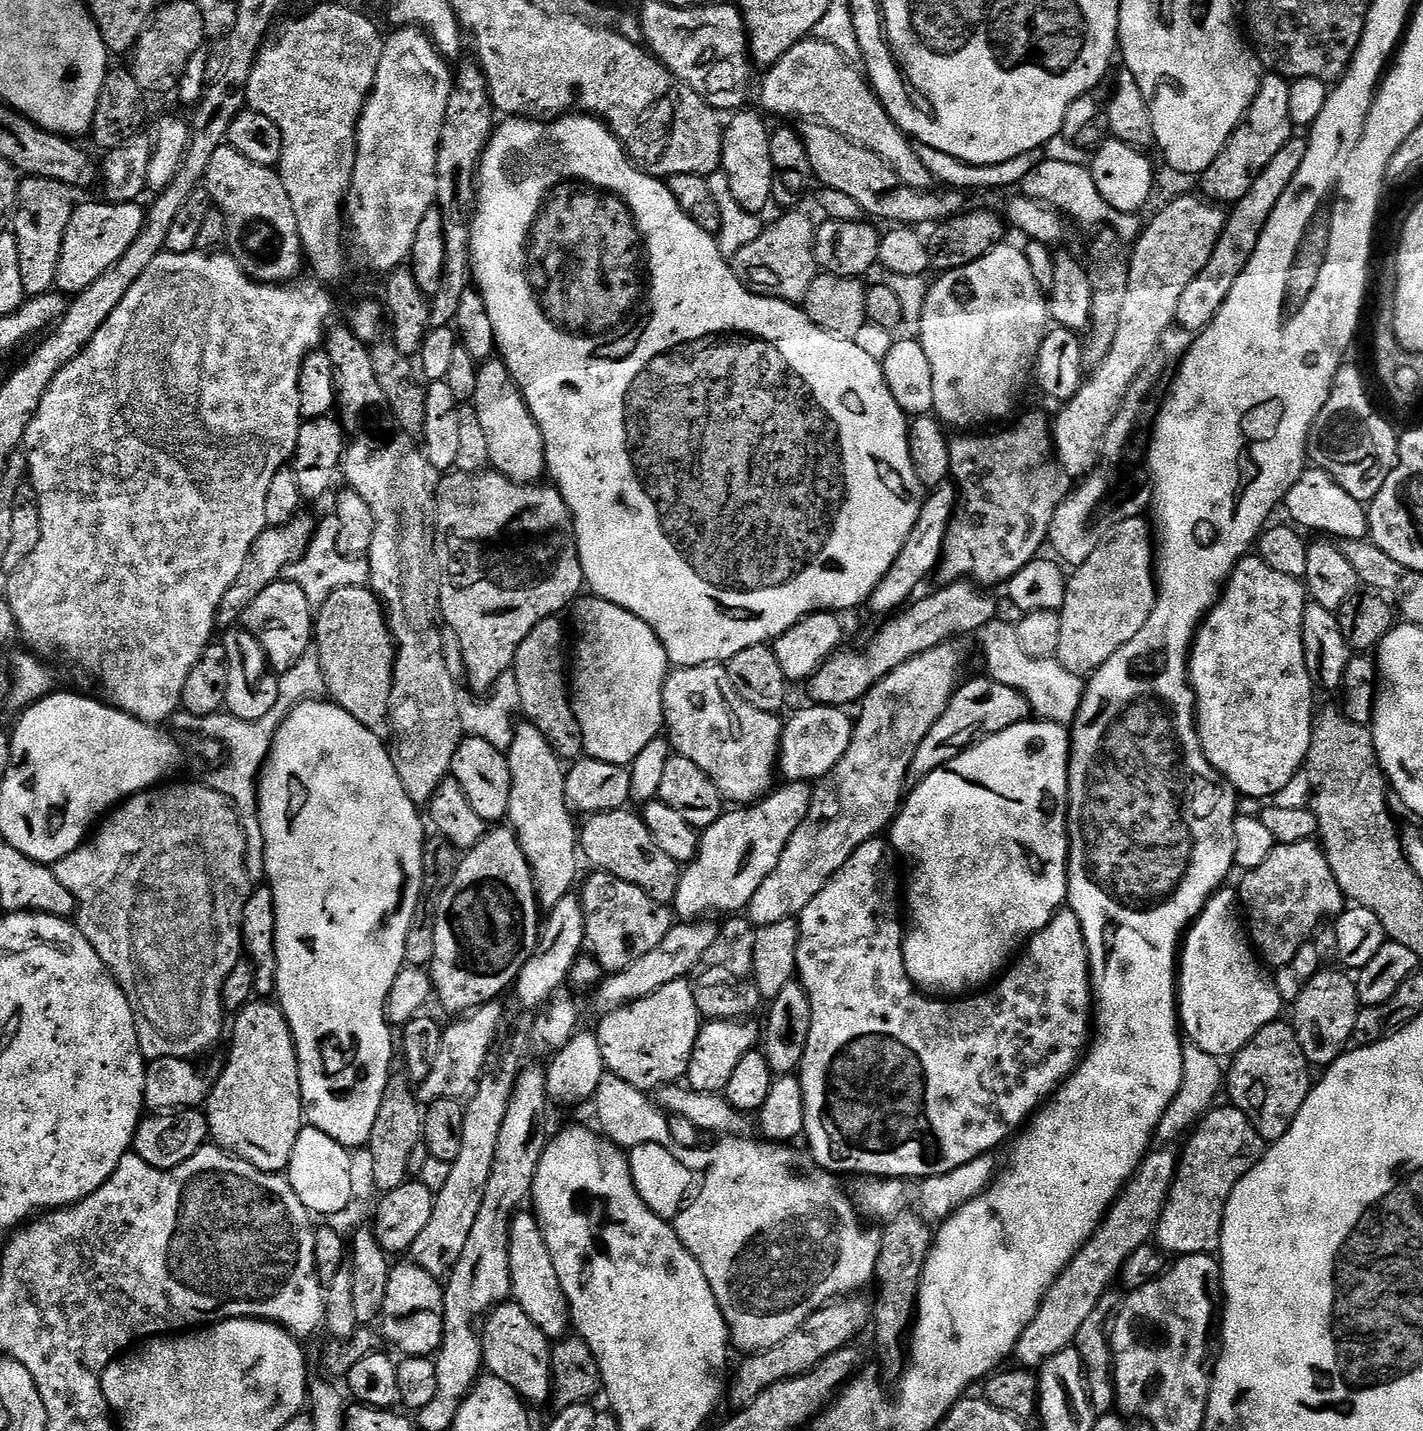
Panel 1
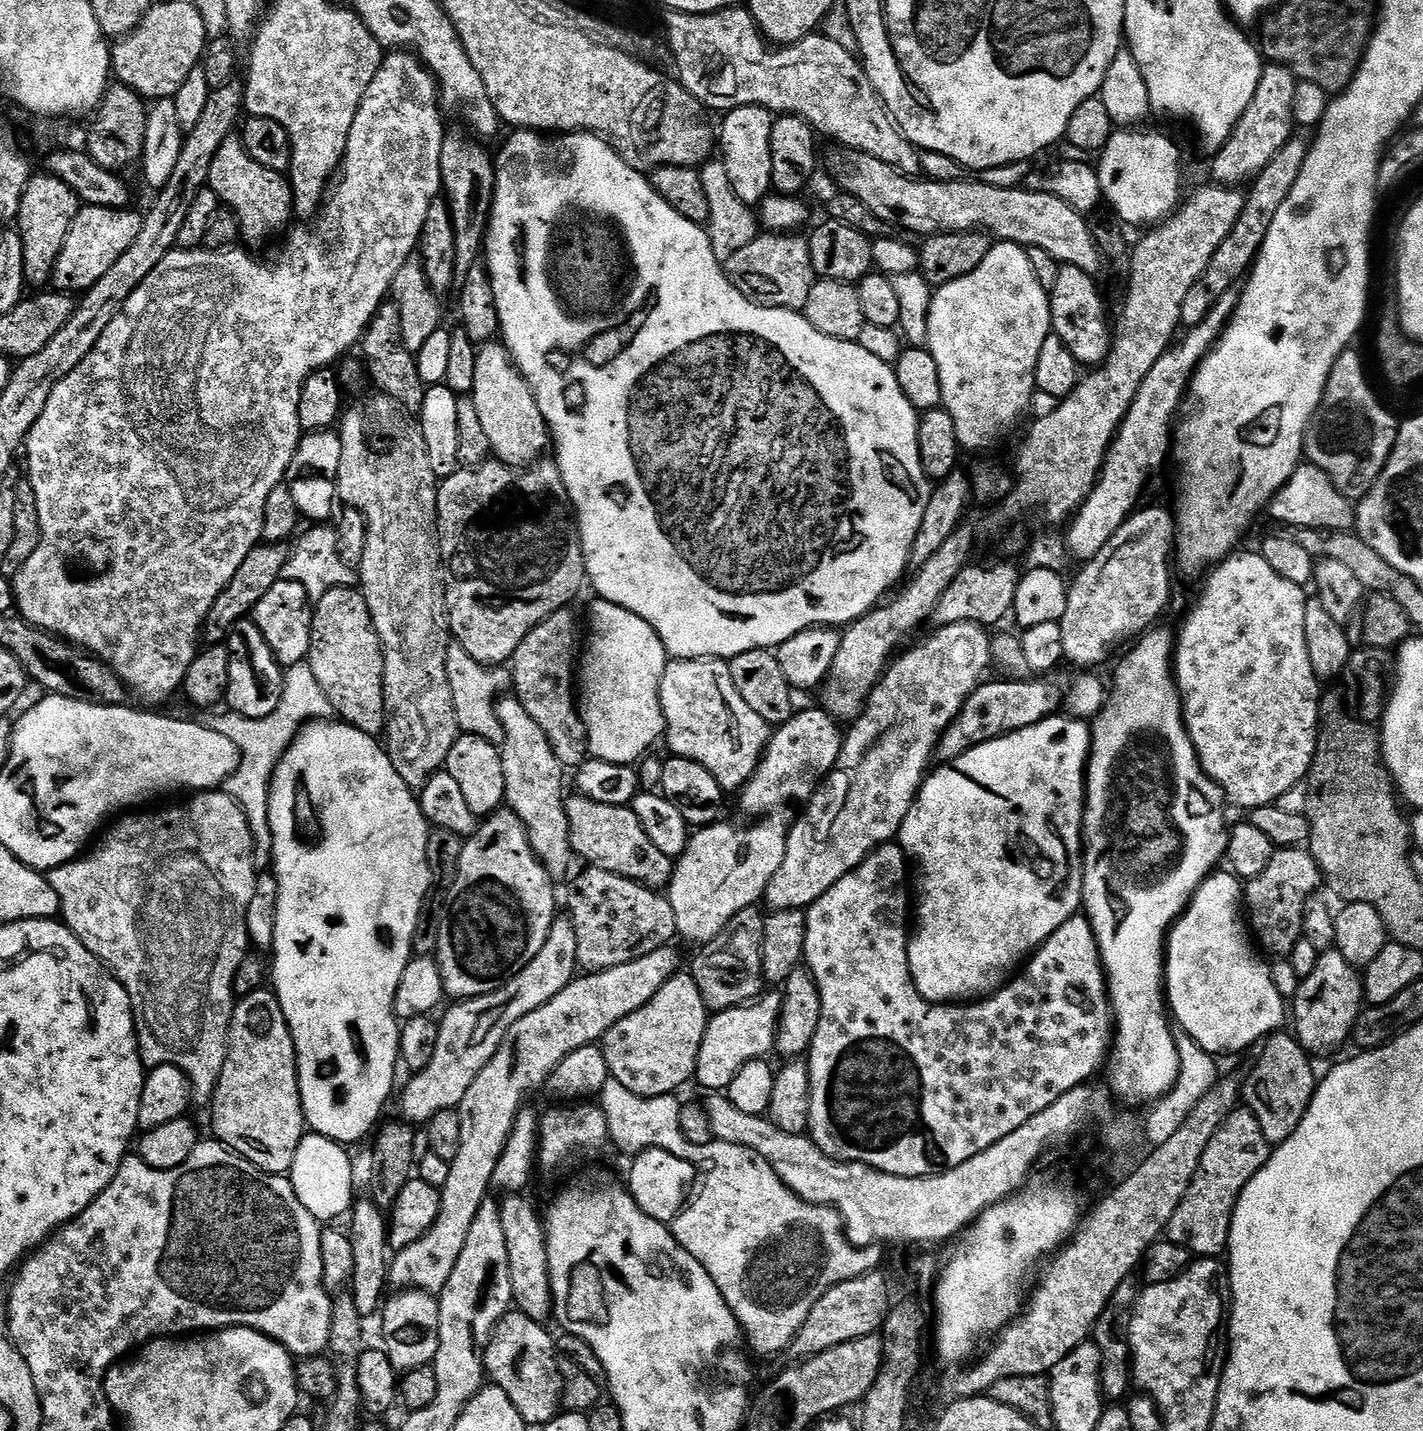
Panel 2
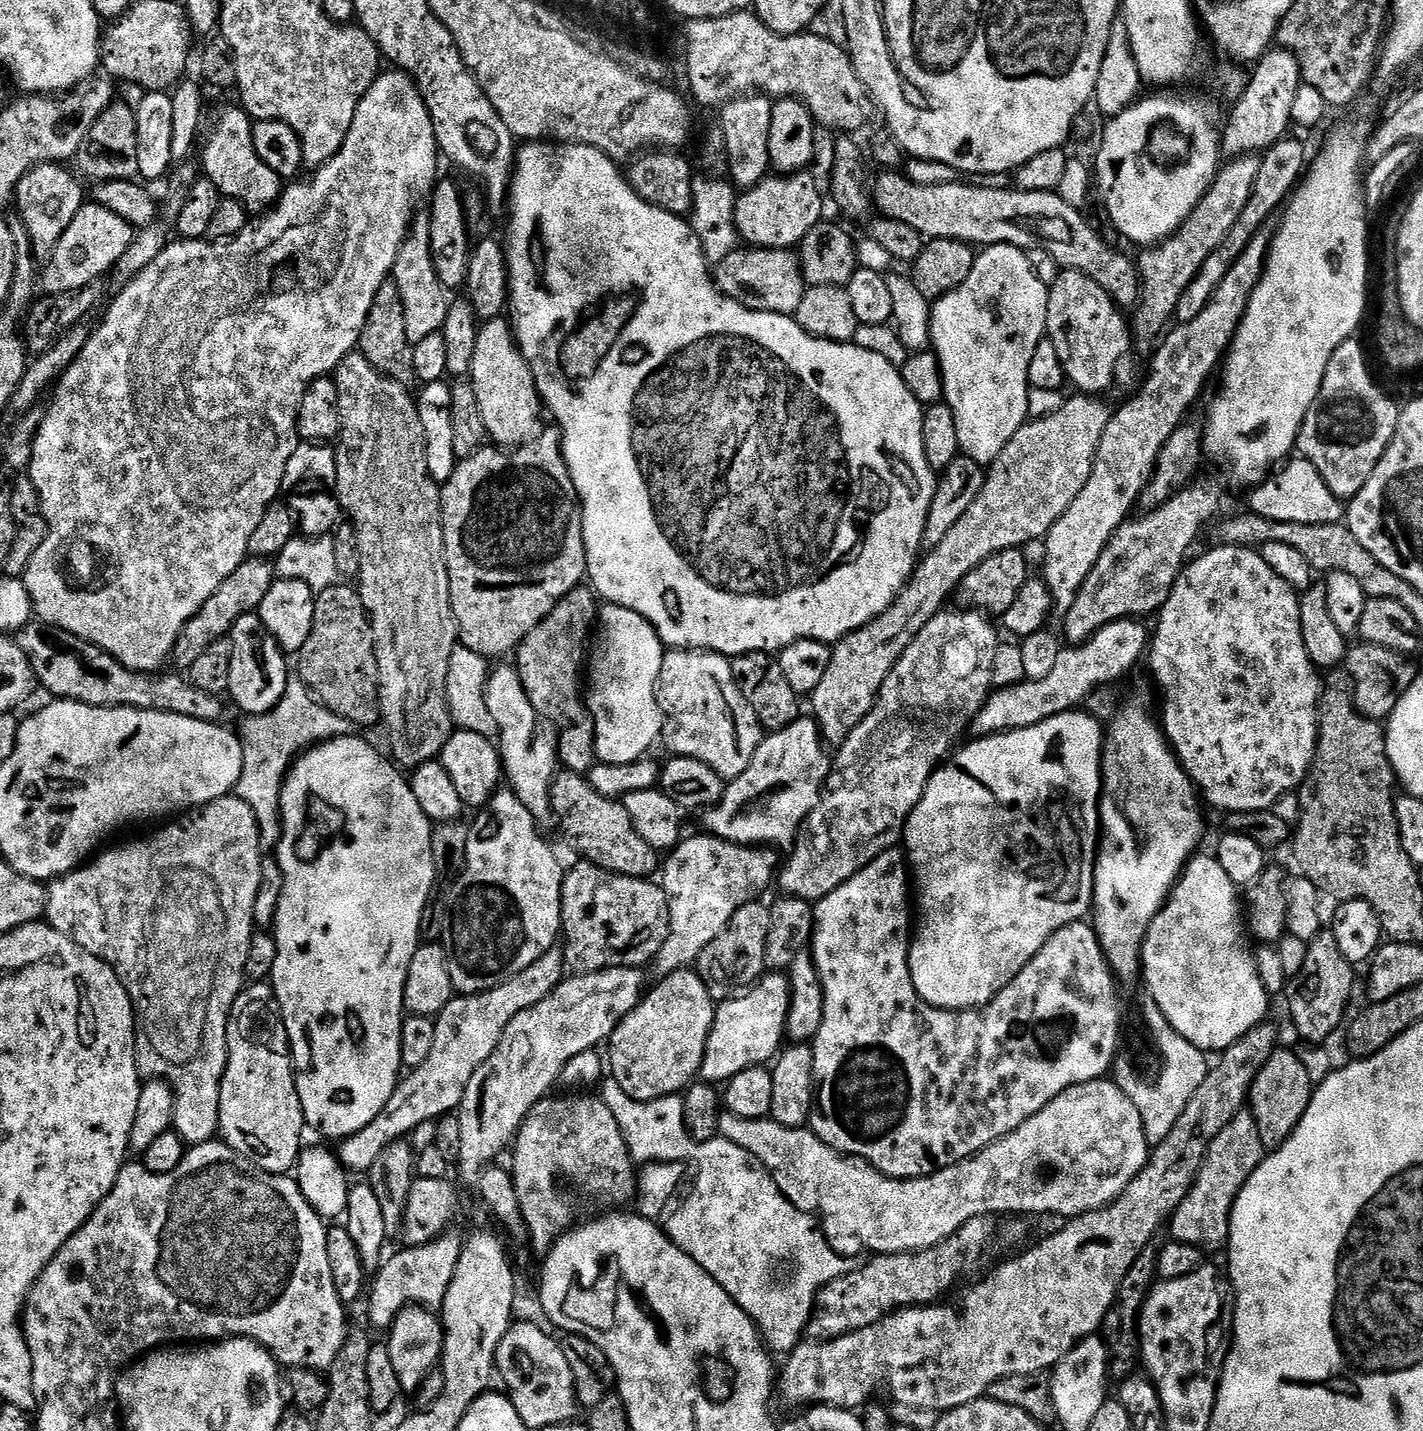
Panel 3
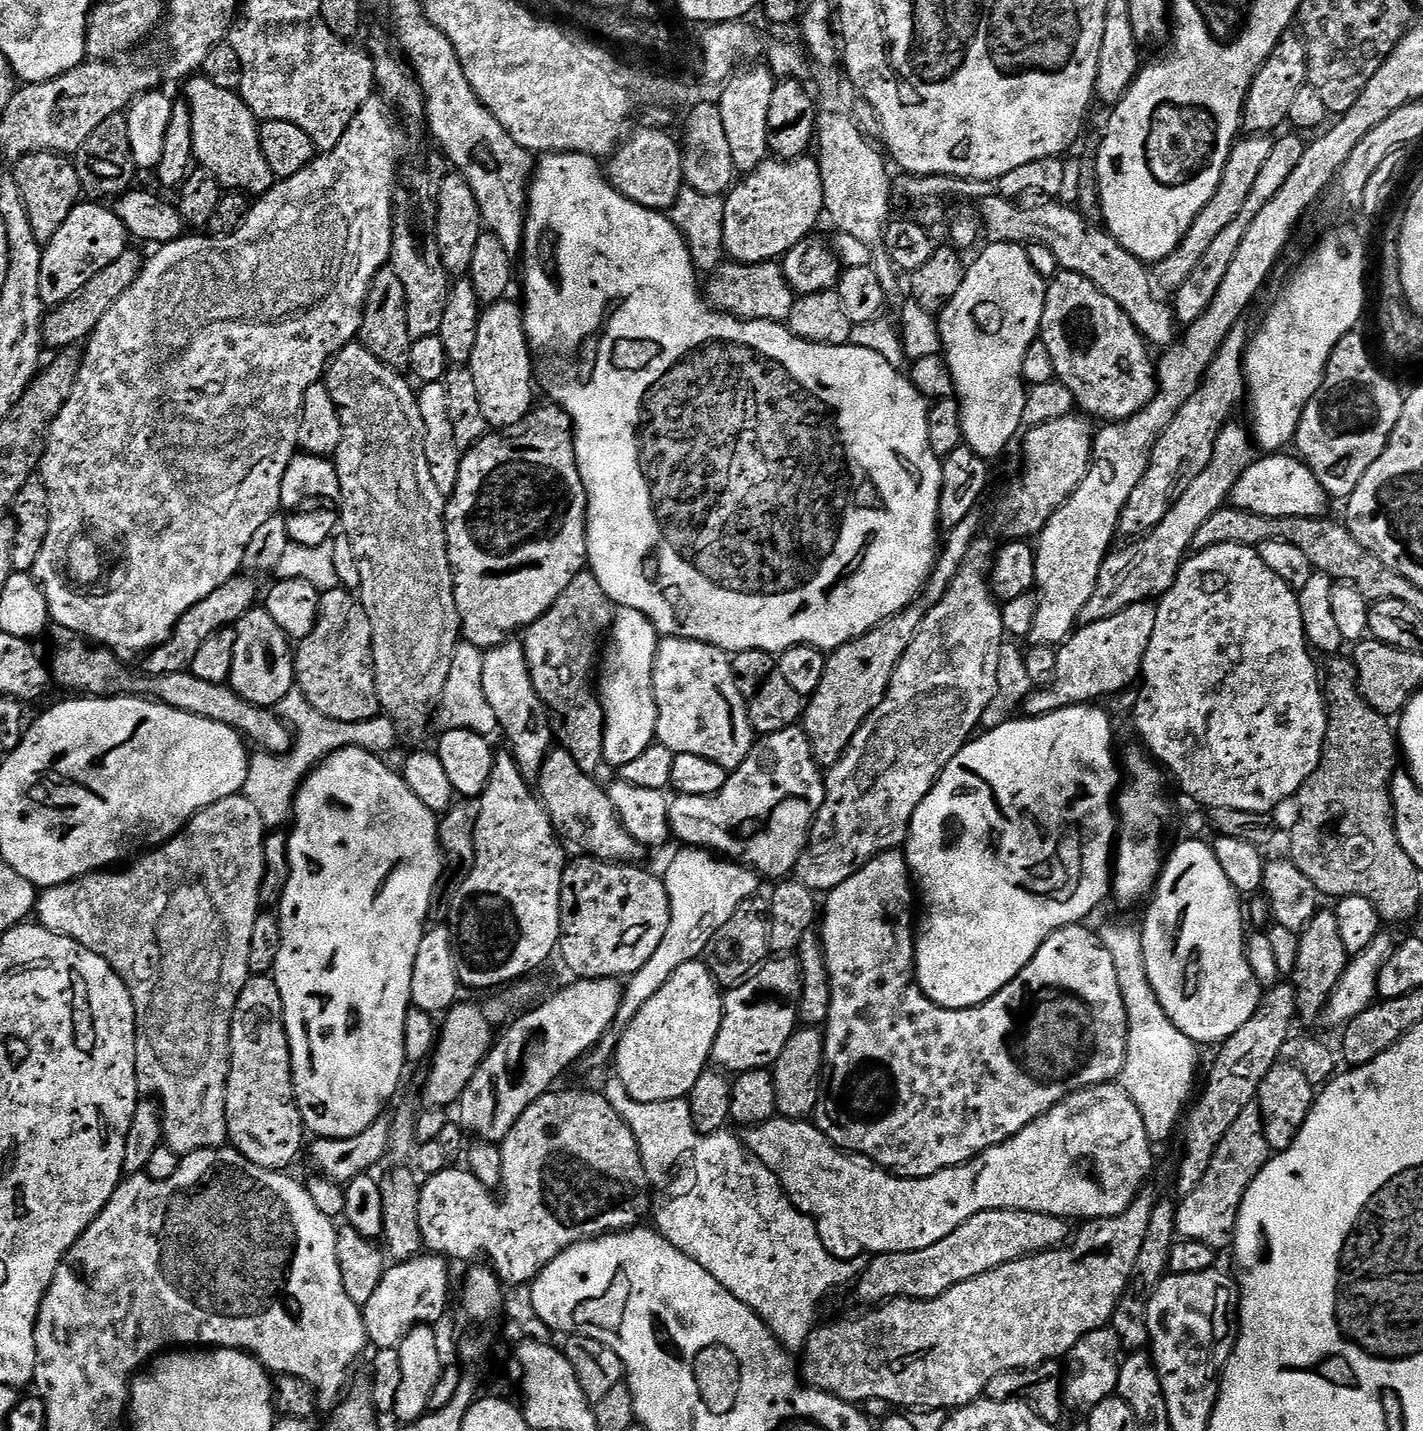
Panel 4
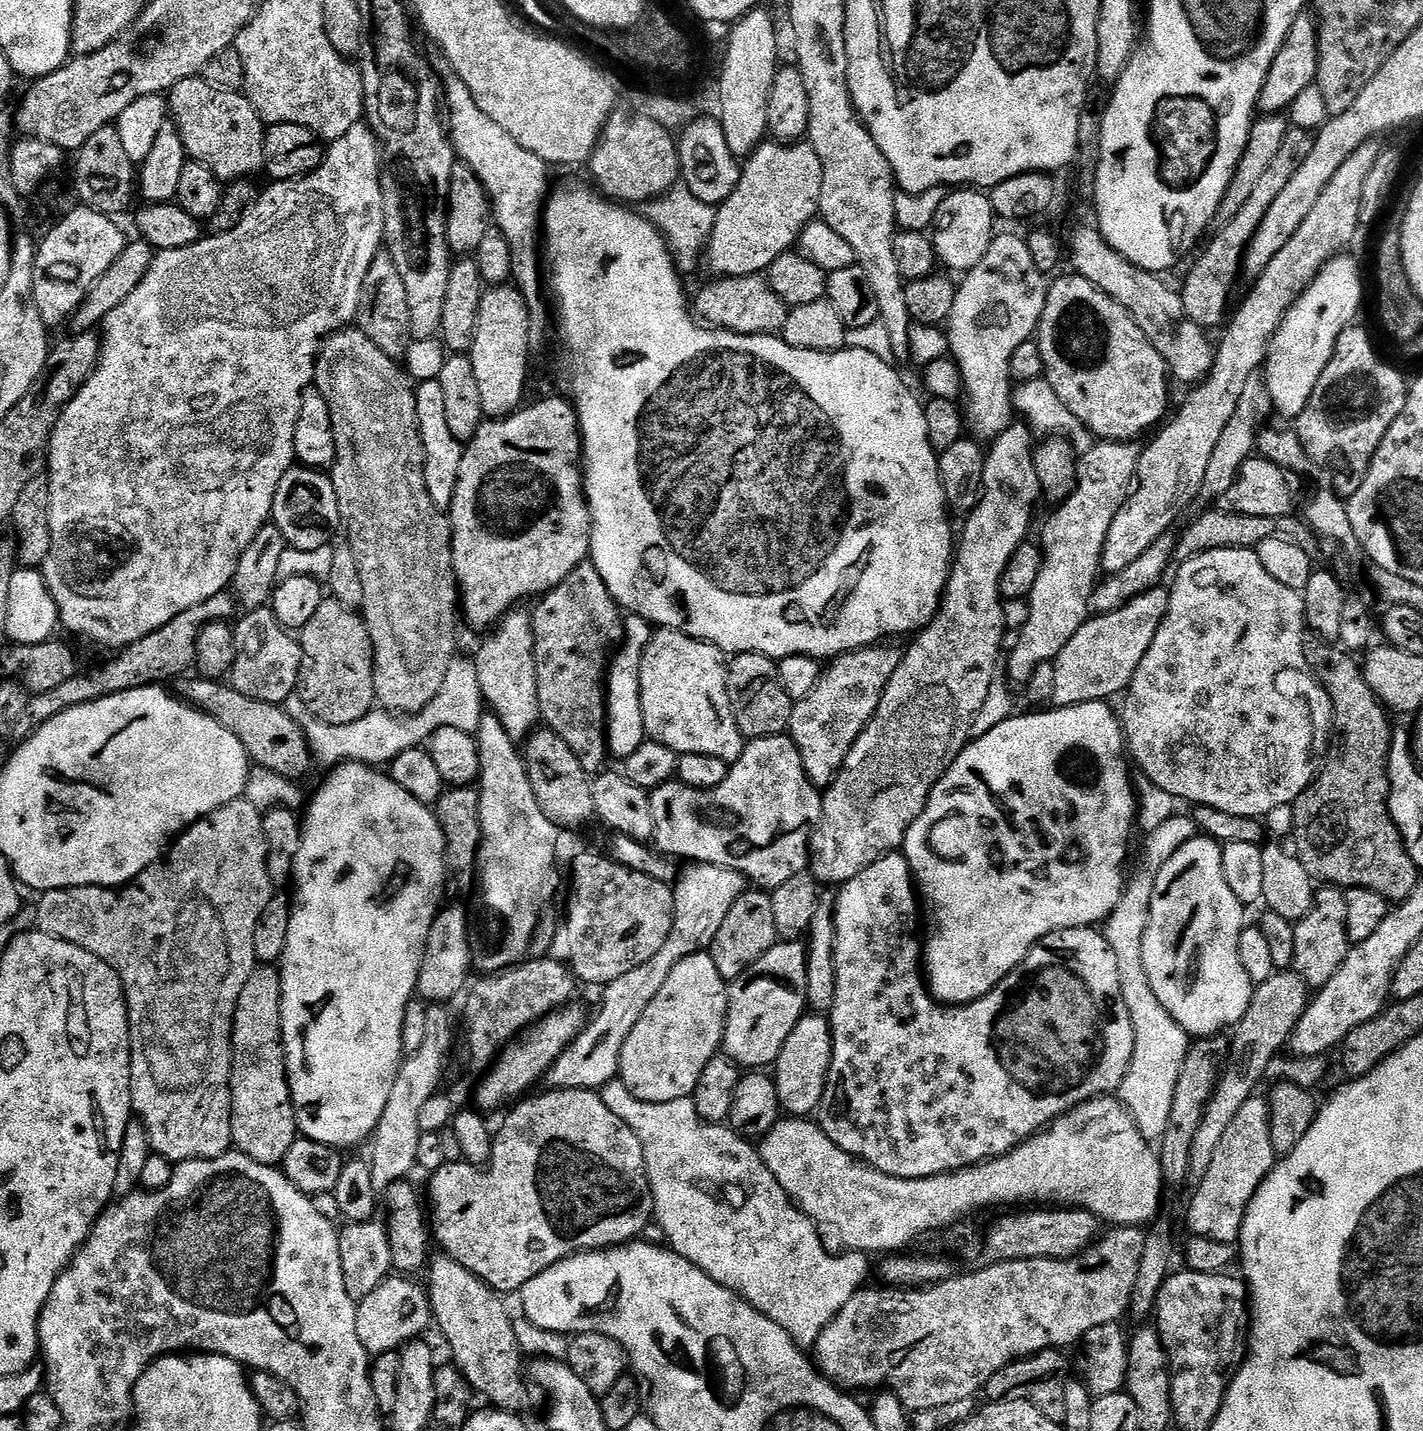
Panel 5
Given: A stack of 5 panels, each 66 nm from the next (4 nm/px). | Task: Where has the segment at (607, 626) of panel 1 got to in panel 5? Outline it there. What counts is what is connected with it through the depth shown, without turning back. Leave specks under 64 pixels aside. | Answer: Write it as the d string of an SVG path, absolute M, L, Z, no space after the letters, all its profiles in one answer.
M629 615L624 622L624 638L619 645L620 653L611 657L606 669L606 731L608 751L617 761L628 759L638 746L646 743L644 719L642 718L642 698L640 697L640 667L644 651L650 641L654 628L641 616Z

